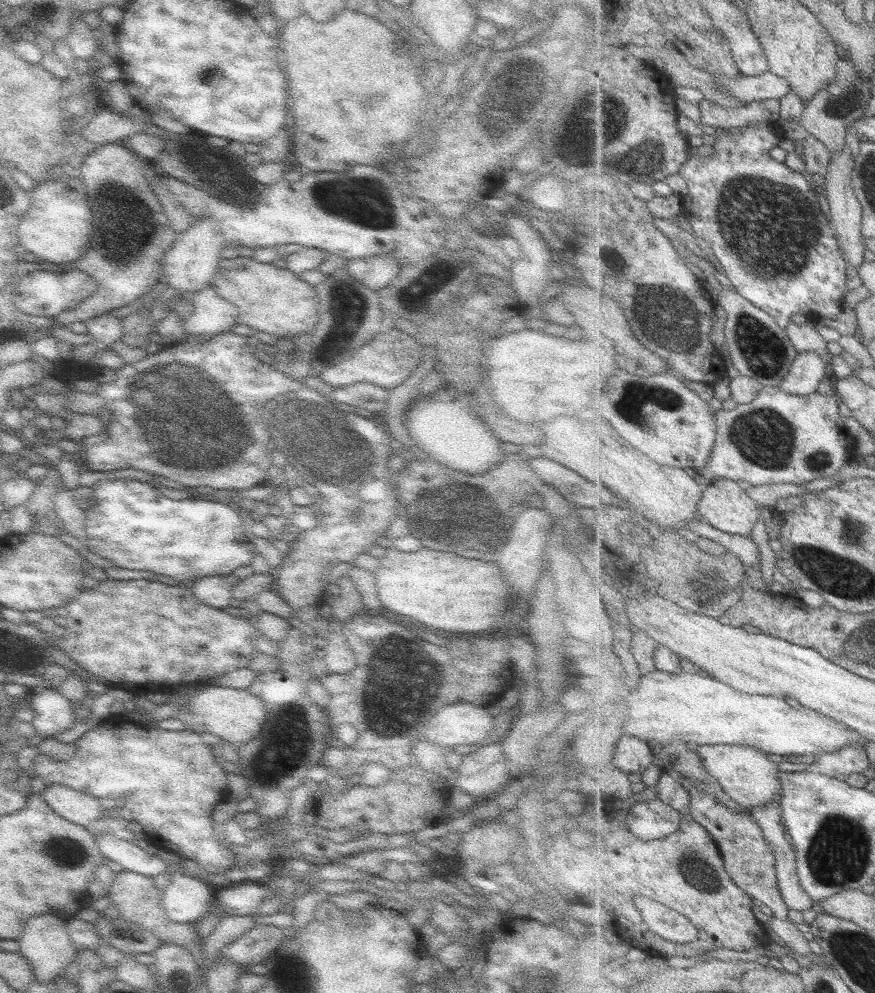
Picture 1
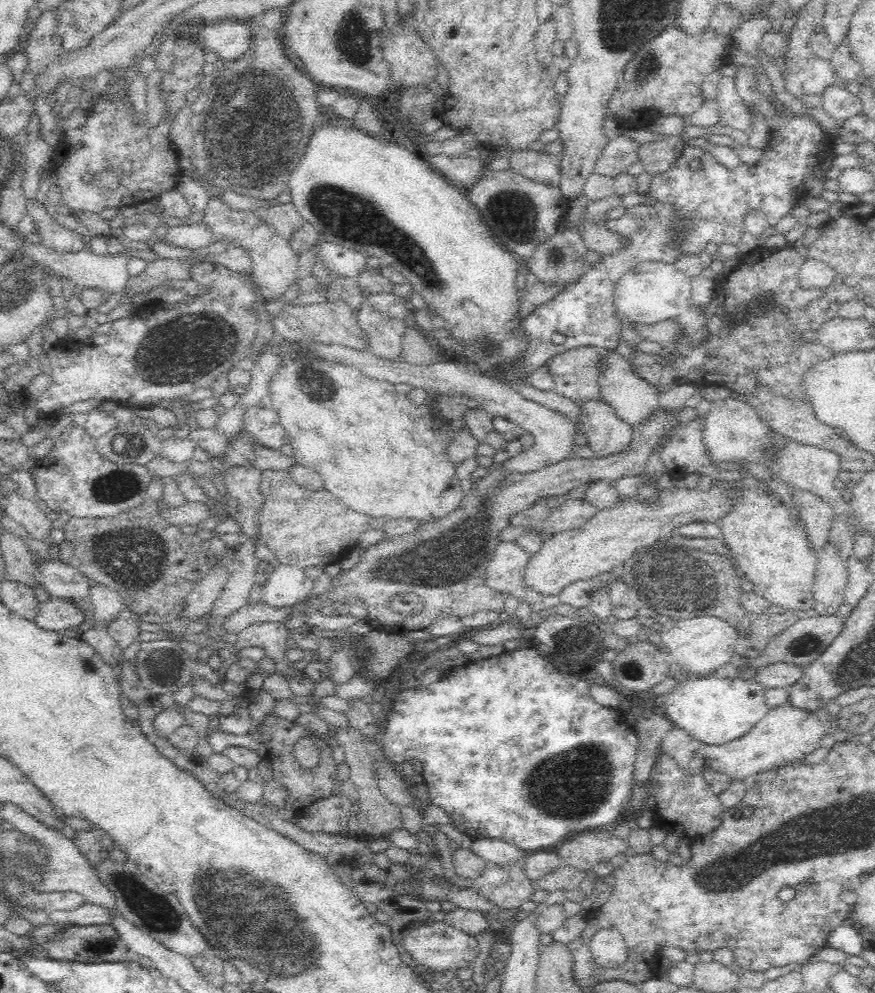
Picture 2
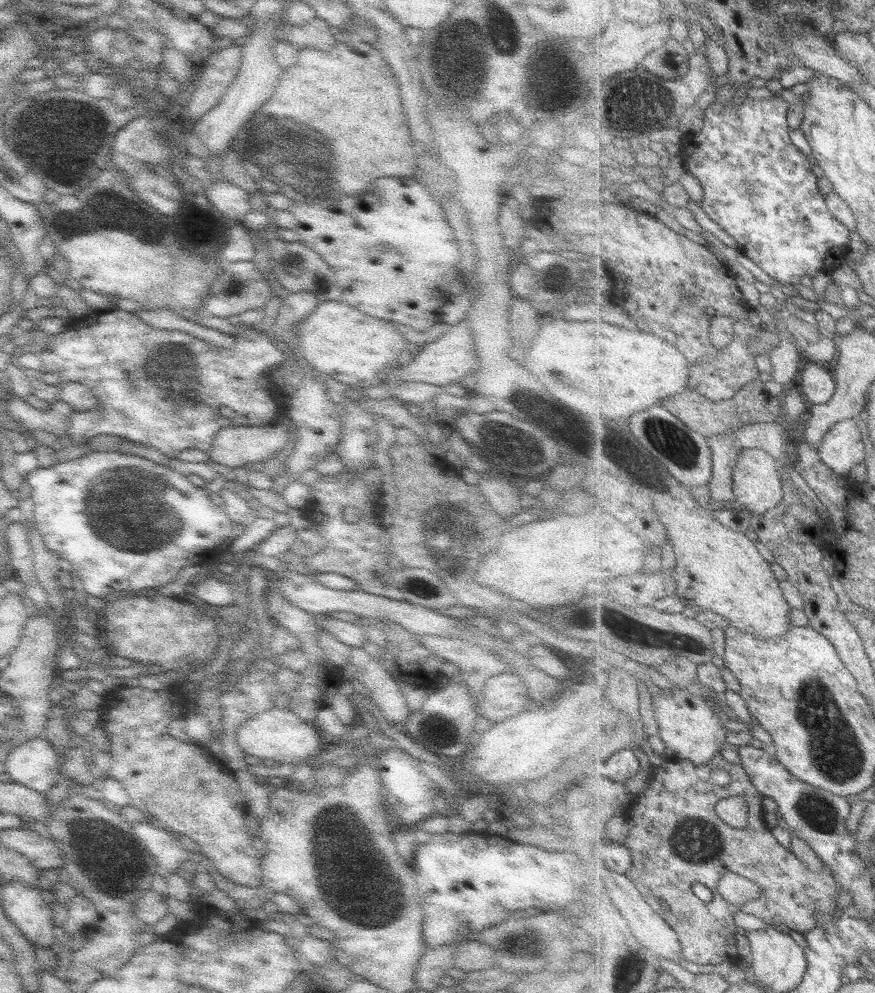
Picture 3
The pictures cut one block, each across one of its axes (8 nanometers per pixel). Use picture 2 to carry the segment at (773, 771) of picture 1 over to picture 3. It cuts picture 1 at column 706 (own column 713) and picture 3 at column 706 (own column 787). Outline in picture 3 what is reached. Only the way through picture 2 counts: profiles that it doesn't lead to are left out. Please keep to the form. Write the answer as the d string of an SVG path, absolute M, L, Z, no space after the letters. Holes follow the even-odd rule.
M687 689L659 690L655 696L655 719L666 746L664 757L675 756L694 765L708 764L727 744L725 721L703 698Z

